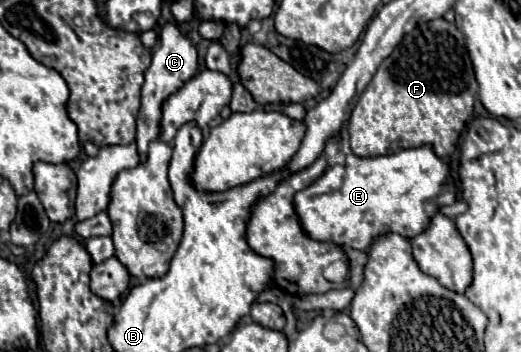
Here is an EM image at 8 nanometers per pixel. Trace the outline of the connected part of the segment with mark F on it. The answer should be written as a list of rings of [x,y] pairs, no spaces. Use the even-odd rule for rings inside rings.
[[[444,19],[422,23],[380,63],[360,95],[348,125],[352,153],[356,157],[378,157],[430,145],[444,159],[457,147],[458,137],[472,115],[476,91],[472,61],[456,25]]]

